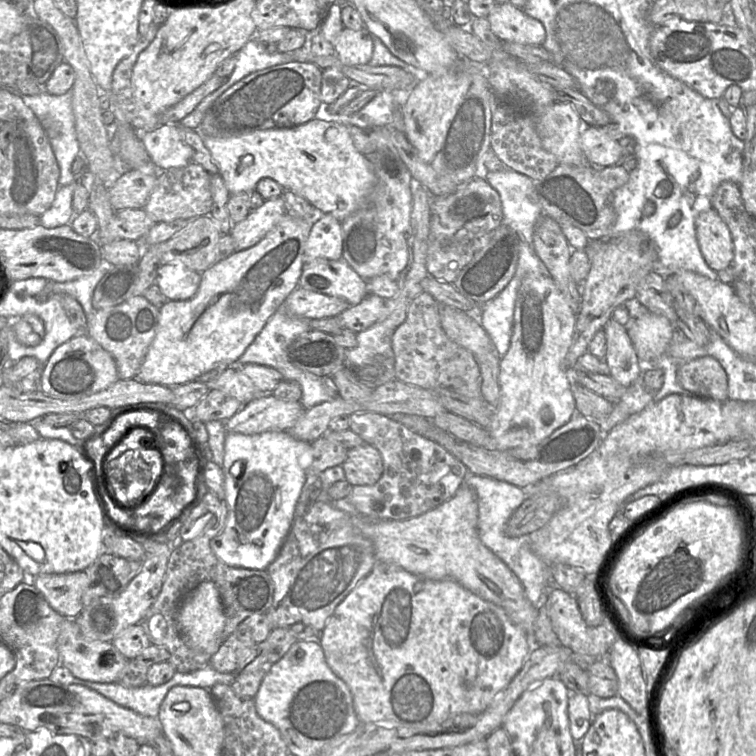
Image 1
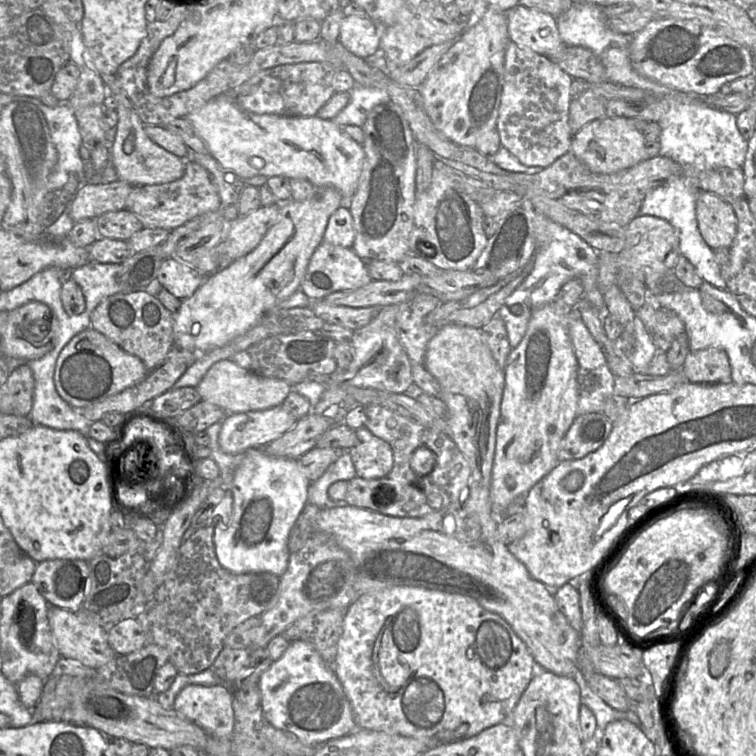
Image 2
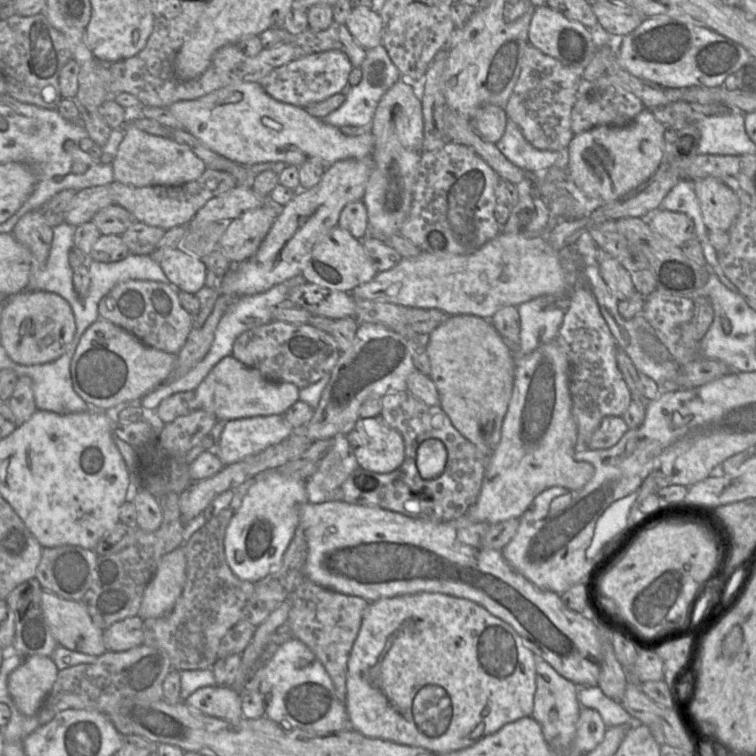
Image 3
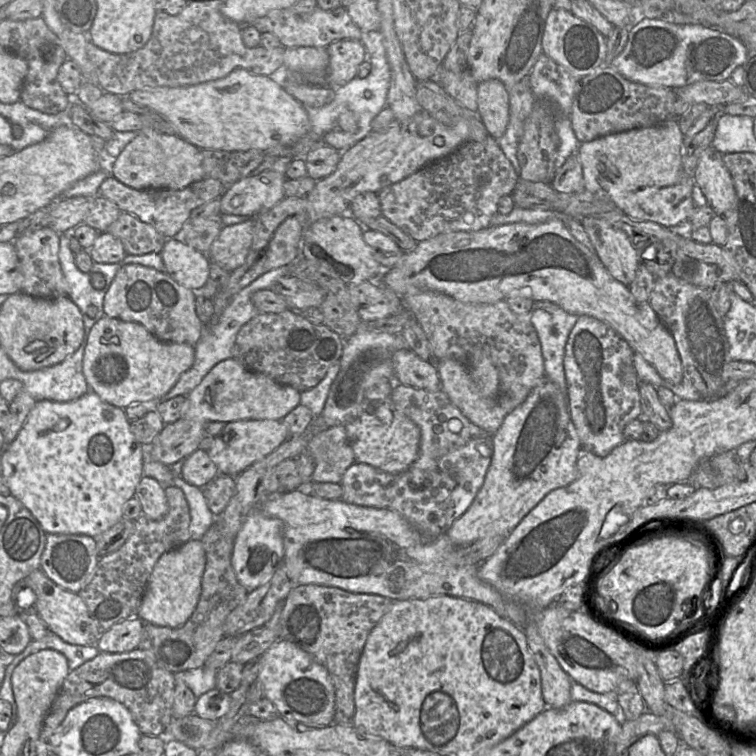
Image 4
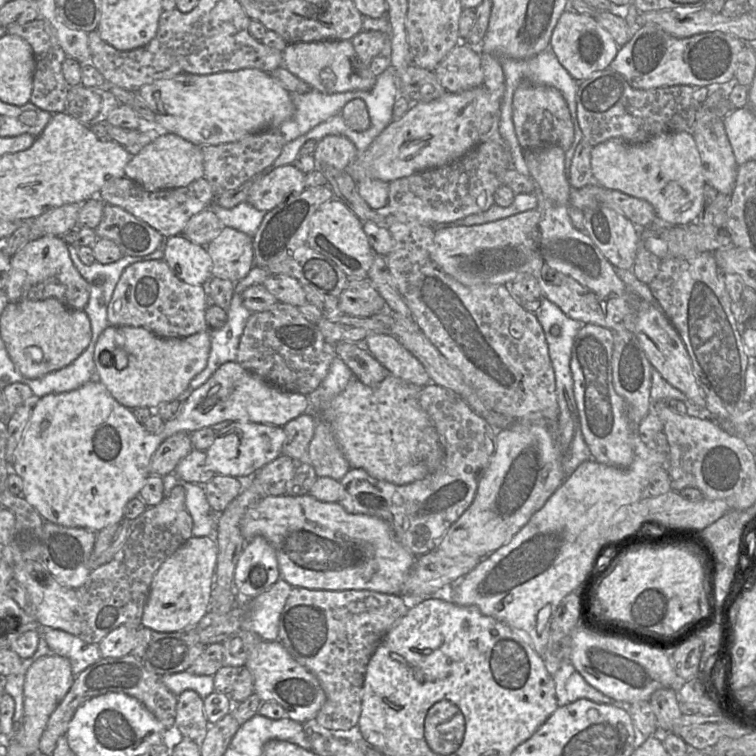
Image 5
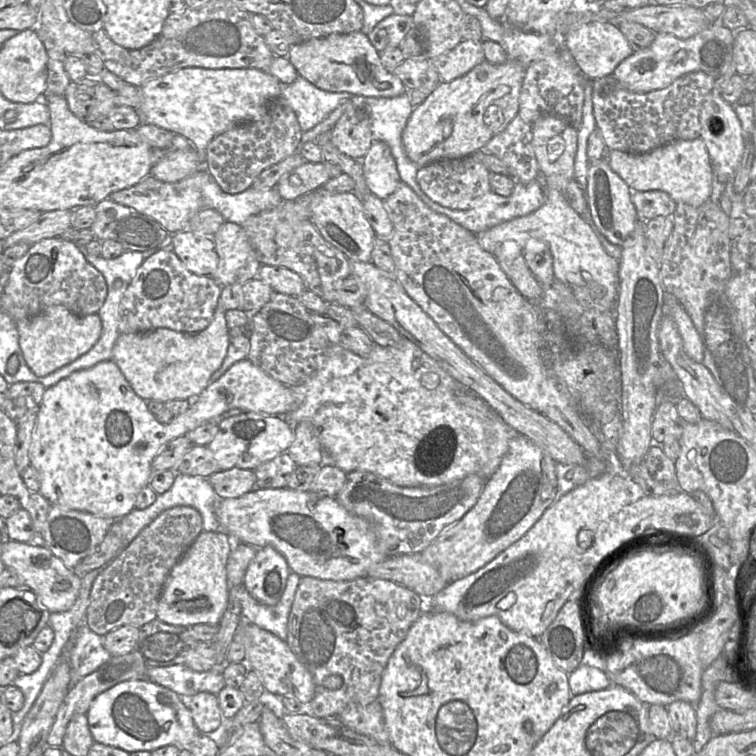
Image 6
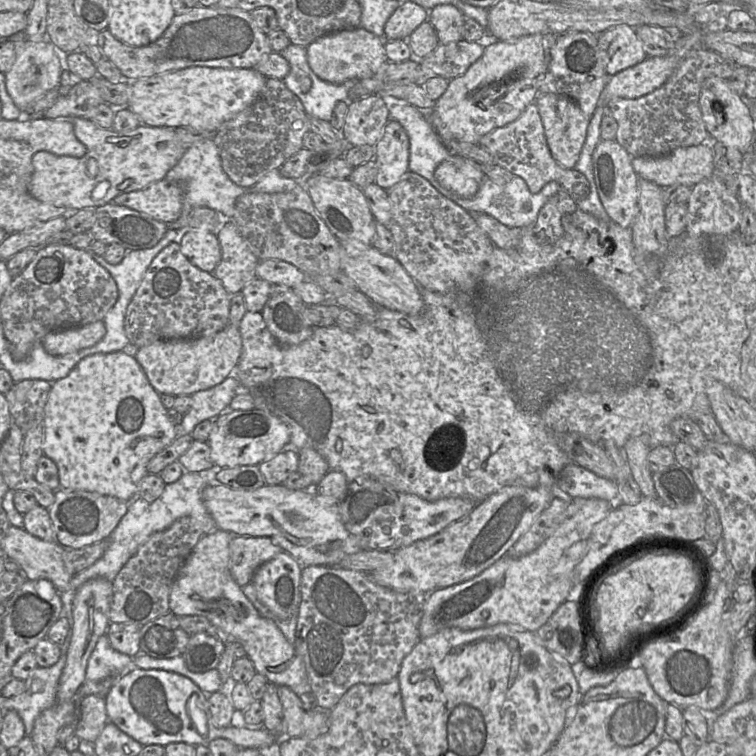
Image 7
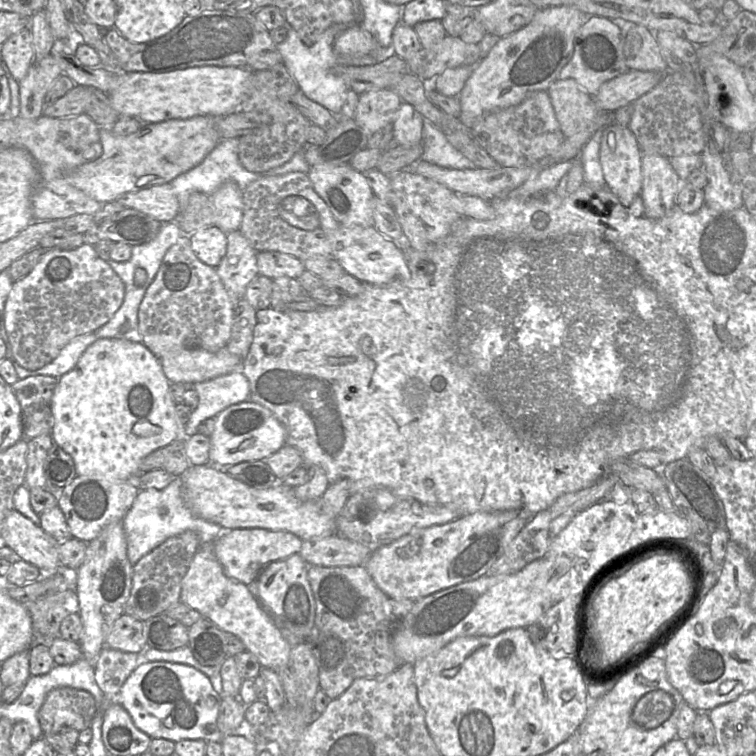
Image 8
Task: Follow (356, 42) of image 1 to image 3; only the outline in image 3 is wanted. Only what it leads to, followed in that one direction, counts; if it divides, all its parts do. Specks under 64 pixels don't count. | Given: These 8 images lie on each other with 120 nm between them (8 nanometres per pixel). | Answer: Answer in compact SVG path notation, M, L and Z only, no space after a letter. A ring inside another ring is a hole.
M365 6L352 8L345 24L353 38L365 50L382 43L382 18L373 9Z

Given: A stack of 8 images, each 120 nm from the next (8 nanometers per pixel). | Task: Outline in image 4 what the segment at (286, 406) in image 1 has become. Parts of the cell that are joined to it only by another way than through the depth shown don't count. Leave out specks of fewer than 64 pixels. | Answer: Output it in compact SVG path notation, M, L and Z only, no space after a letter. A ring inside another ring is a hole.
M238 420L226 423L206 452L216 465L218 475L237 477L273 452L288 438L288 429L281 420Z

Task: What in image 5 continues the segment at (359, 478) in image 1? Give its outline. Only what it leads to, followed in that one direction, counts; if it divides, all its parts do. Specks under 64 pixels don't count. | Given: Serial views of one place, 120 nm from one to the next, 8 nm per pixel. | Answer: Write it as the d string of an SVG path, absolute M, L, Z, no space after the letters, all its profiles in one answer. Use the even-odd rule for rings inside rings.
M389 374L382 382L380 382L376 386L367 386L363 384L359 379L353 377L345 390L337 395L327 406L326 408L319 414L318 419L322 419L326 421L331 429L333 430L336 440L348 460L351 468L363 468L372 476L385 480L397 485L409 484L418 480L422 480L432 473L434 473L437 468L440 466L444 459L444 450L440 442L439 435L437 430L432 423L429 415L426 411L421 407L419 403L419 394L421 391L420 386L412 384L410 382L404 381L396 376Z

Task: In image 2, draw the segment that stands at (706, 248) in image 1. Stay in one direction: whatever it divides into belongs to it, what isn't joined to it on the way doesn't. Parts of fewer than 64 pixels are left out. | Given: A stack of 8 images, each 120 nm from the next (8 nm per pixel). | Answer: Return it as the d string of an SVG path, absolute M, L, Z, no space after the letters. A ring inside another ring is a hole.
M700 191L696 218L703 239L713 250L730 248L737 232L737 217L727 201L715 193Z

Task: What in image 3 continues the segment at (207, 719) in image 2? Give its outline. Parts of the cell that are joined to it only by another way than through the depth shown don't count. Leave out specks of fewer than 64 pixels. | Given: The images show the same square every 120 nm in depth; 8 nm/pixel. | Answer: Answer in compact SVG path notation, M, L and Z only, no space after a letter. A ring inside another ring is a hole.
M220 686L199 688L183 702L204 715L226 721L238 722L244 718L241 695L234 688Z

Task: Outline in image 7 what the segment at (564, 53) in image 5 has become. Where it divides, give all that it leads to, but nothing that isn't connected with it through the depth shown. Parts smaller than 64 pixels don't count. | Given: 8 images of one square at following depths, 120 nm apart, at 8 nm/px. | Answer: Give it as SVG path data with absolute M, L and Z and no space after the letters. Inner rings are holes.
M617 25L598 35L598 44L607 56L608 76L642 62L648 55L643 49L636 30L627 25Z

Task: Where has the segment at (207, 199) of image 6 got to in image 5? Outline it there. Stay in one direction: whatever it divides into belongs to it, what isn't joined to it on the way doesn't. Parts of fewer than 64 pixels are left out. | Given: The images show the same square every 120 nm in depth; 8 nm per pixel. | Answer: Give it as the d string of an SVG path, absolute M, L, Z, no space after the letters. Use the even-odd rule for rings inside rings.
M213 202L211 211L215 213L224 226L239 230L251 238L260 226L266 213L257 210L248 202L242 202L230 209L220 207Z

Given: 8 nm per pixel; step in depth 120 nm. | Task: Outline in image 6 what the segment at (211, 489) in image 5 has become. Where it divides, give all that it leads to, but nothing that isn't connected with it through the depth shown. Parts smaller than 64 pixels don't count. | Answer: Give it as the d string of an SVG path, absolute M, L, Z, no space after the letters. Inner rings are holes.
M232 468L220 470L208 480L218 498L238 498L255 488L256 476L253 470Z

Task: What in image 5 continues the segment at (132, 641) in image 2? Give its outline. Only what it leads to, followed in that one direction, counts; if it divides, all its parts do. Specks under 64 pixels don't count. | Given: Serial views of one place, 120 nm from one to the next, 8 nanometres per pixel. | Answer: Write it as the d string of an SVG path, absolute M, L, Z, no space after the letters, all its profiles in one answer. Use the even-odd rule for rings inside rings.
M123 624L111 631L98 643L102 657L118 658L132 653L140 627L142 625Z

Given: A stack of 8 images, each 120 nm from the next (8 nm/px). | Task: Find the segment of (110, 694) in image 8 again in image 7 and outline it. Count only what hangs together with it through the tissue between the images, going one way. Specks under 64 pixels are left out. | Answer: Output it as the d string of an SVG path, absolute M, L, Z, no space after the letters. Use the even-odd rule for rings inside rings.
M102 635L91 653L85 674L85 681L100 681L106 678L119 680L136 669L133 658L112 648L106 635Z

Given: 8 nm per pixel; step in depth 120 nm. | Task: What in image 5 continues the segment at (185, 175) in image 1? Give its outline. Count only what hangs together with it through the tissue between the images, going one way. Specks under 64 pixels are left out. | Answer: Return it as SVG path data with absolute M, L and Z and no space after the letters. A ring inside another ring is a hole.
M123 177L107 182L100 190L98 197L105 203L118 206L143 220L165 238L183 233L191 217L214 202L215 191L204 178L193 181L189 185L174 189L150 192L133 180Z

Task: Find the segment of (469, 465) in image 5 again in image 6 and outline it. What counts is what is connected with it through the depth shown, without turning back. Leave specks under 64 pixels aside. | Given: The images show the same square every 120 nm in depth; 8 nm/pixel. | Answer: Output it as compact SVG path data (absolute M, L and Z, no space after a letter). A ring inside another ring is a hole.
M357 470L347 473L345 485L335 498L347 511L368 520L383 555L394 556L418 553L428 547L476 504L485 483L480 475L470 474L440 486L402 487Z

